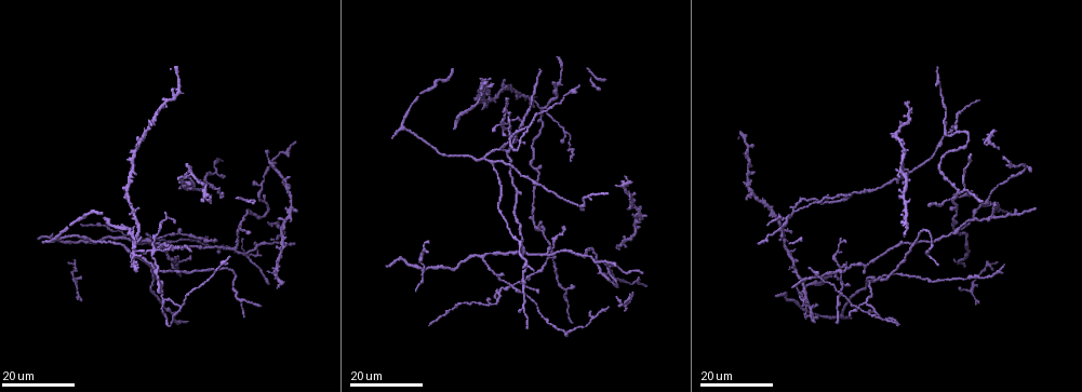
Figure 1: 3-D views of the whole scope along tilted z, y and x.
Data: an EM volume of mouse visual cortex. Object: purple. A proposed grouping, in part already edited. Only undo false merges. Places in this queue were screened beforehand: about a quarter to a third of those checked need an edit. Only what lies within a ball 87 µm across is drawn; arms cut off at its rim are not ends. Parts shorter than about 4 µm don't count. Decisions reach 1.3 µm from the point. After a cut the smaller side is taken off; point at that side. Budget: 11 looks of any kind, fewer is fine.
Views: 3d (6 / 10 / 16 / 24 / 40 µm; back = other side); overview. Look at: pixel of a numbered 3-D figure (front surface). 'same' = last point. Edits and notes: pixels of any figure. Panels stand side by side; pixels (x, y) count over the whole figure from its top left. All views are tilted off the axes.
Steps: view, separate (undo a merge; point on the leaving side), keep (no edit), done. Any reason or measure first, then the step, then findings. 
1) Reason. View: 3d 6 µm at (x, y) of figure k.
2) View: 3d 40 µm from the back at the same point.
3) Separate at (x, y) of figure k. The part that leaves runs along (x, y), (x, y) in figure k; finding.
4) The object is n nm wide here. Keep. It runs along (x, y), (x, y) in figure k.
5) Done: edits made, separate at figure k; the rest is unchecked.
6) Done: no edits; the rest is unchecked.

Three-way junction. View: 3d 24 µm at (874, 312) of figure 1.

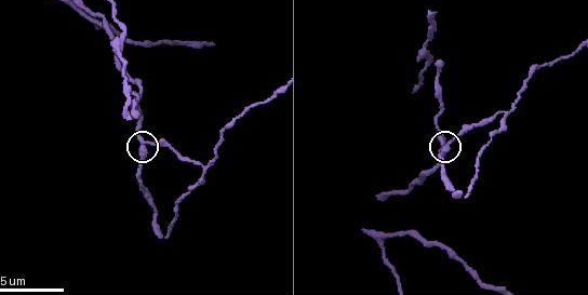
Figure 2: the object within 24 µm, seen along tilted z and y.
View: 3d 6 µm at (146, 143) of figure 2.

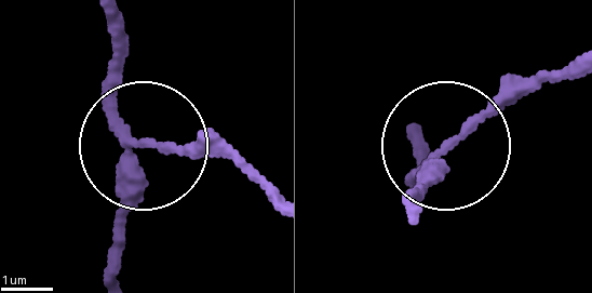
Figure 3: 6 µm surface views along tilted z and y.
3 arms meet here. Separate at (198, 145) of figure 3. A second neuron is stuck on.

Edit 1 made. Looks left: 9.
Four arms meet. View: 3d 24 µm at (155, 249) of figure 1.

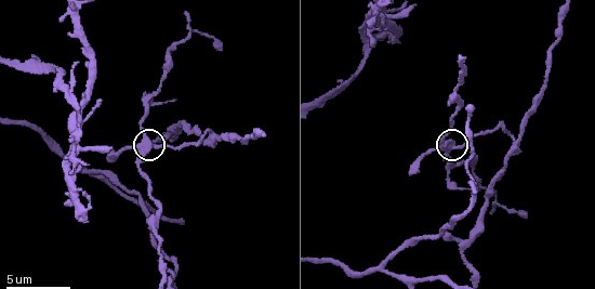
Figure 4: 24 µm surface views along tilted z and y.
View: 3d 6 µm at (145, 143) of figure 4.

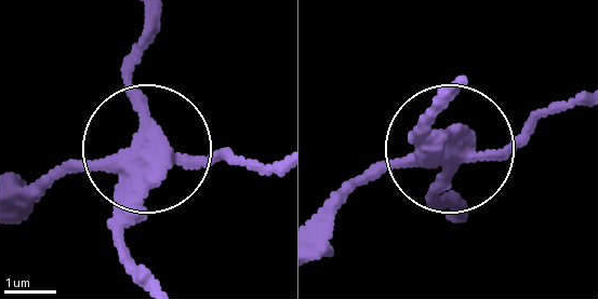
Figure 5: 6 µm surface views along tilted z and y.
4 arms meet here. Separate at (107, 221) of figure 5. The part that leaves runs along (149, 161), (136, 72), (149, 21) in figure 5; two neurons meet here.

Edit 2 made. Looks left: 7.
Four or more arms meet. View: 3d 6 µm at (73, 129) of figure 4.

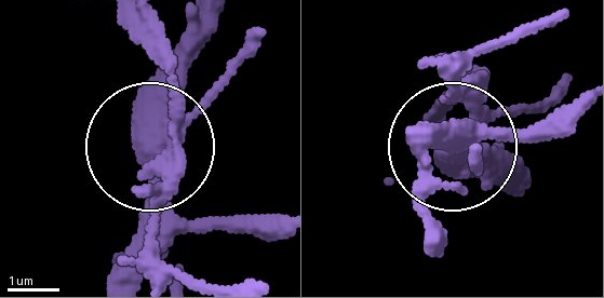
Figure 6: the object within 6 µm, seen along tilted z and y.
4 arms meet here. Separate at (151, 225) of figure 6. The part that leaves runs along (173, 146), (172, 81), (146, 22) in figure 6; two neurons meet here.

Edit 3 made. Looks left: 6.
Arms part here. View: 3d 24 µm at (260, 186) of figure 1.

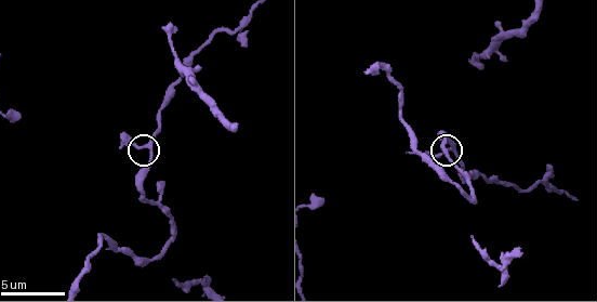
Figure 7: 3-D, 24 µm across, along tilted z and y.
View: 3d 6 µm at (451, 149) of figure 7.

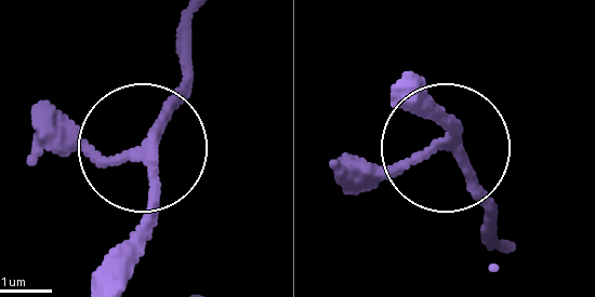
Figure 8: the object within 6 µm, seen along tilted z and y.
The side arm is 19 µm long. Keep. It runs along (421, 113), (448, 124), (450, 153), (490, 220) in figure 8; continuous, no second neuron.

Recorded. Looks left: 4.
Side arm on a straight run. View: 3d 24 µm at (542, 229) of figure 1.

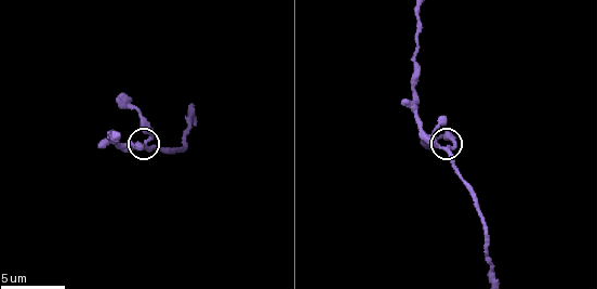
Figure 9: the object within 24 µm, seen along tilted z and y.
View: 3d 6 µm at (446, 149) of figure 9.

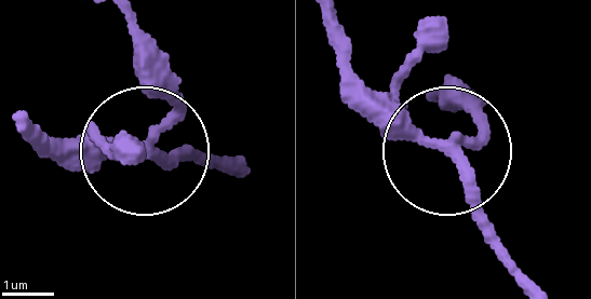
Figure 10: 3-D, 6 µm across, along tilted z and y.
3 arms meet here. Keep. It runs along (227, 157), (183, 163), (156, 146), (172, 105), (162, 50) in figure 10; all the same neuron.

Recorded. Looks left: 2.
Done: edits made, separate at figure 3, separate at figure 5, separate at figure 6; the rest is unchecked.

